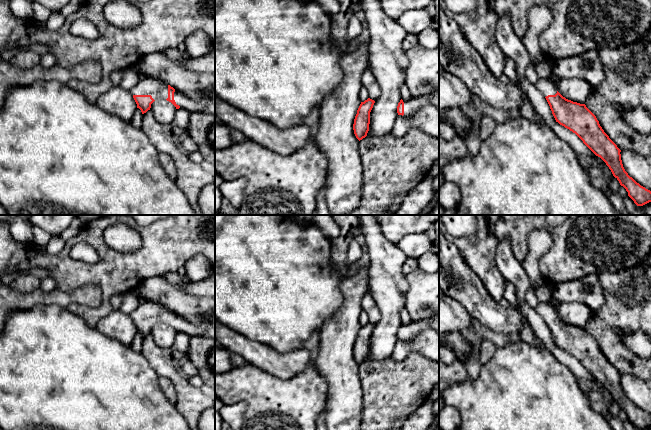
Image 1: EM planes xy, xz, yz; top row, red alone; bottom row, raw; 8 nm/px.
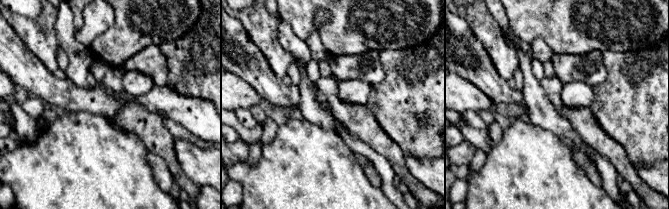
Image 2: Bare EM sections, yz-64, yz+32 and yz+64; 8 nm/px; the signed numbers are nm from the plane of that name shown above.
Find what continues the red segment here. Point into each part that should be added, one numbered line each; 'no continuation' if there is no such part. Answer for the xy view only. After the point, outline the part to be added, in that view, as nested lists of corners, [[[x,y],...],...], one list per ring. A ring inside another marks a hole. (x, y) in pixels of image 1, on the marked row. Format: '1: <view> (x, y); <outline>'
1: xy (158, 89); [[[141,77],[129,91],[132,95],[151,95],[154,100],[168,98],[168,84],[151,77]]]

